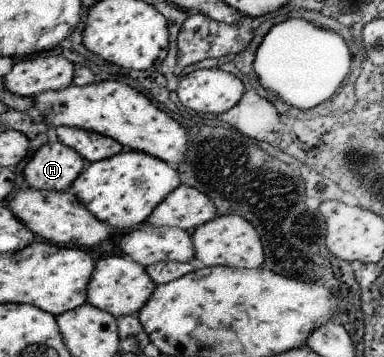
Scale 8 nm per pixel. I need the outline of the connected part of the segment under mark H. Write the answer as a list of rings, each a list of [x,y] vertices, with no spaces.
[[[60,141],[46,143],[24,168],[24,180],[40,191],[66,192],[87,168],[82,154]]]

